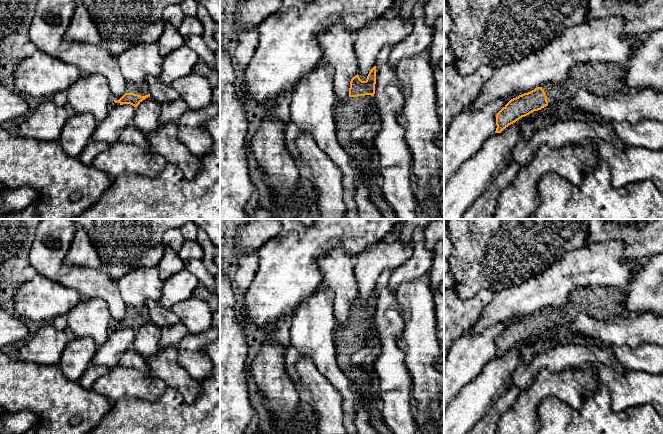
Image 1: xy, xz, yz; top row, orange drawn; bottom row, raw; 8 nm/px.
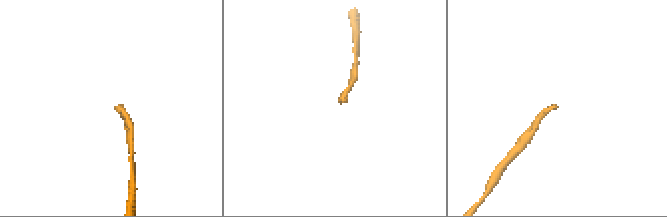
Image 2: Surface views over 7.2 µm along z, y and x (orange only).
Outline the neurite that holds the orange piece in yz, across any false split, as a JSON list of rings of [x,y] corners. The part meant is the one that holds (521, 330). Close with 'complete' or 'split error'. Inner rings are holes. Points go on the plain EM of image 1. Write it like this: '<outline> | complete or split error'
[[[588,286],[575,288],[565,304],[546,307],[542,311],[511,323],[496,339],[496,355],[501,357],[506,351],[534,335],[573,322],[580,313],[597,320],[607,320],[611,316],[629,316],[625,308],[627,288]]] | split error

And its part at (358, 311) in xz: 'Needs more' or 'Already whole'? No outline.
Needs more

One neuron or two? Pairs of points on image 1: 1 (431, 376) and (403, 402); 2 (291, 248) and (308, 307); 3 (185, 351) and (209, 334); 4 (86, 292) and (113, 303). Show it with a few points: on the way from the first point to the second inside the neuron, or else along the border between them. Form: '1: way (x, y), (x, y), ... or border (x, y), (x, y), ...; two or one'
1: border (411, 394), (413, 400); two
2: border (319, 286), (299, 303), (291, 315); two
3: way (191, 346), (203, 338); one
4: way (93, 292), (102, 292), (106, 296); one

